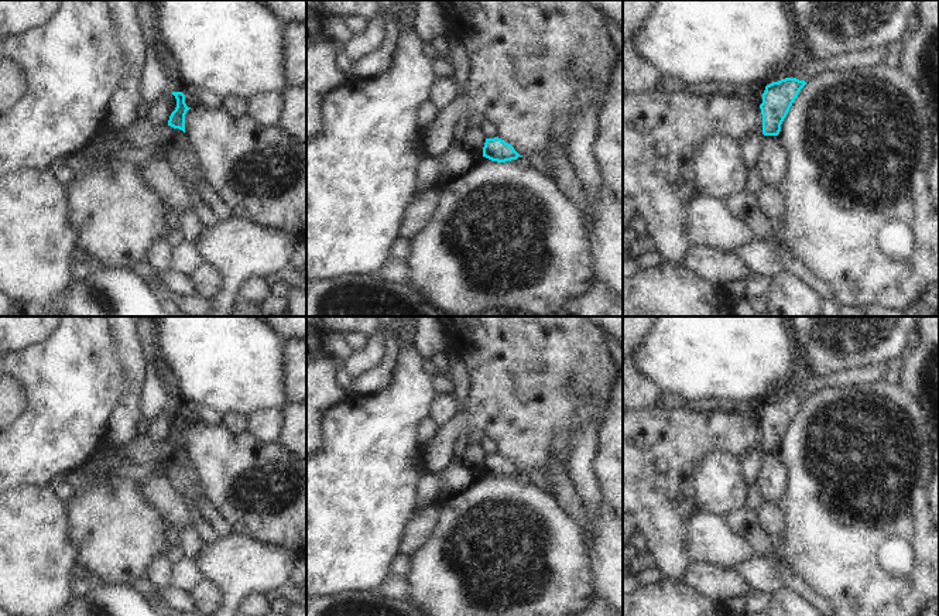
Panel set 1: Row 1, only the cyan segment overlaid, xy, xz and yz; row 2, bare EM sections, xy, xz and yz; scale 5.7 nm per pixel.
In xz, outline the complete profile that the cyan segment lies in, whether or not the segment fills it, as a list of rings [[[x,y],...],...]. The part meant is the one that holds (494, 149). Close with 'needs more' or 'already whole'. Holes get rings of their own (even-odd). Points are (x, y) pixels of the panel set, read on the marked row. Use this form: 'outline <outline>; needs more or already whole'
outline [[[494,137],[494,138],[486,138],[484,147],[483,147],[483,157],[497,161],[497,162],[506,162],[511,160],[517,160],[520,155],[514,147],[504,140]]]; already whole

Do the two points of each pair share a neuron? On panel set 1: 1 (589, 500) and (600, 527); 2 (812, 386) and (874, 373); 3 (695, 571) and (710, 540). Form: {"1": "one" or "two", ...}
{"1": "two", "2": "one", "3": "two"}

